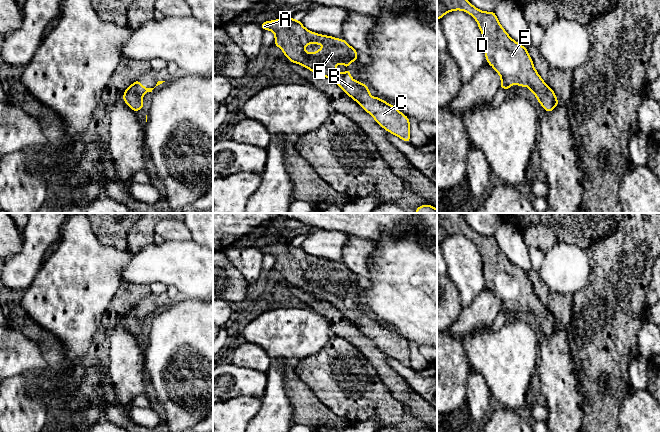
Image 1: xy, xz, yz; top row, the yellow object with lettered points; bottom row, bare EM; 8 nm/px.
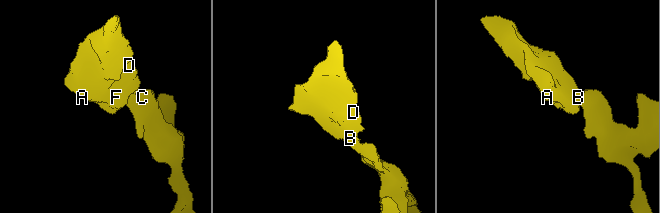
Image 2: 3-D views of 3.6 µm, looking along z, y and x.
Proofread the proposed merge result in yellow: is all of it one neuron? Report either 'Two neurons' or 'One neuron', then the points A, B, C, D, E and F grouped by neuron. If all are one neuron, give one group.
One neuron. Groups: A B C D E F

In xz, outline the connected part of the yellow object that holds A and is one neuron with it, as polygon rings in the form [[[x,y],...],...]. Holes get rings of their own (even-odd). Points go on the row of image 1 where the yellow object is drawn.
[[[293,18],[266,21],[260,26],[263,30],[274,32],[274,45],[282,49],[290,62],[300,64],[335,82],[387,132],[410,143],[409,118],[395,106],[378,97],[371,97],[370,90],[363,82],[351,78],[348,67],[351,61],[358,61],[358,56],[357,51],[345,40],[311,32]],[[306,44],[324,44],[325,47],[314,53],[307,53]],[[336,64],[344,64],[347,67],[346,72],[338,73]]]

